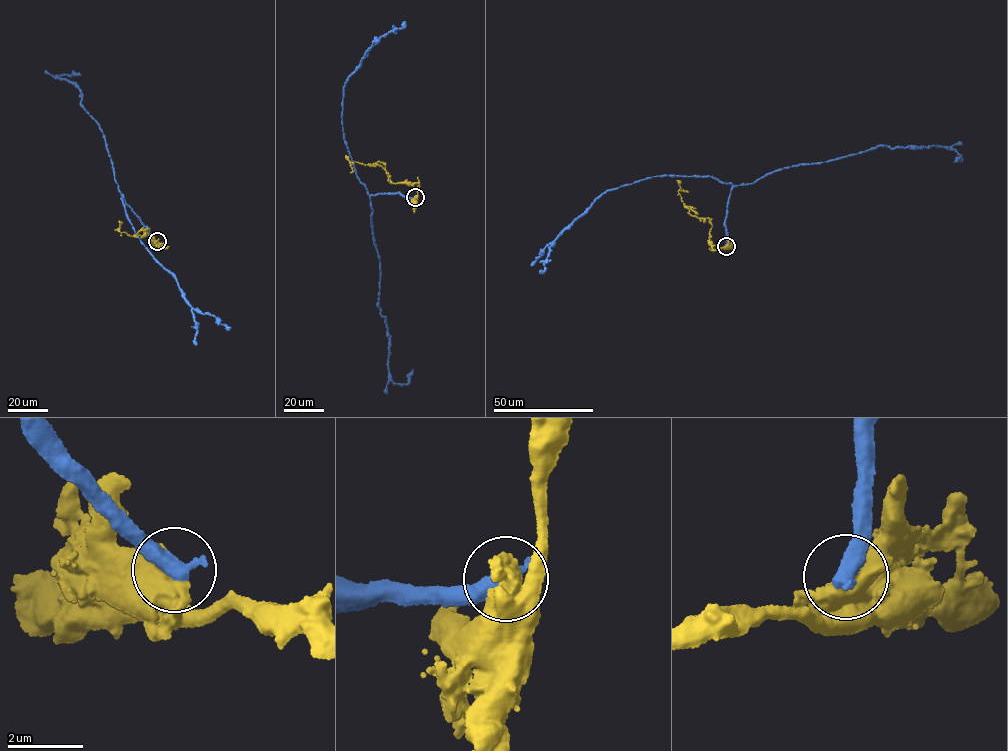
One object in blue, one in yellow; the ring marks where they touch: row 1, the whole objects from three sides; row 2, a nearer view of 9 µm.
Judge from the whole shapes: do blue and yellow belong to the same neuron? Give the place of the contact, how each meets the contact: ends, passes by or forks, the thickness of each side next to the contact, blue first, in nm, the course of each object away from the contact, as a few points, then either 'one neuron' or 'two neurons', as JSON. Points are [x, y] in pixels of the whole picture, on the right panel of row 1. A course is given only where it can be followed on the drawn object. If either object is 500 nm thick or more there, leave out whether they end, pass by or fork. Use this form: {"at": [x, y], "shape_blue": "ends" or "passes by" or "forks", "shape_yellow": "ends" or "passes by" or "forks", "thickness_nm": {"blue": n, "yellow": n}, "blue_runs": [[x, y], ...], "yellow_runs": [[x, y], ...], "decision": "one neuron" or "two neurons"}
{"at": [726, 246], "thickness_nm": {"blue": 500, "yellow": 800}, "blue_runs": [[726, 246], [724, 223], [732, 188], [782, 169], [884, 145], [892, 149], [950, 147], [962, 158], [954, 161]], "yellow_runs": [[726, 246], [713, 249], [709, 240], [711, 223], [708, 217], [689, 213], [677, 180]], "decision": "two neurons"}

